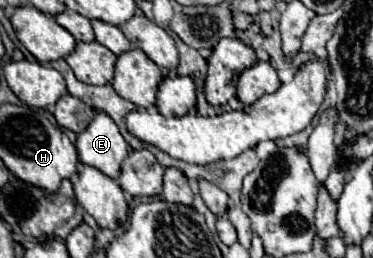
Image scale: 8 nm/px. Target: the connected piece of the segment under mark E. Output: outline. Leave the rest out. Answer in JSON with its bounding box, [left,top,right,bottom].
[76,111,128,179]

